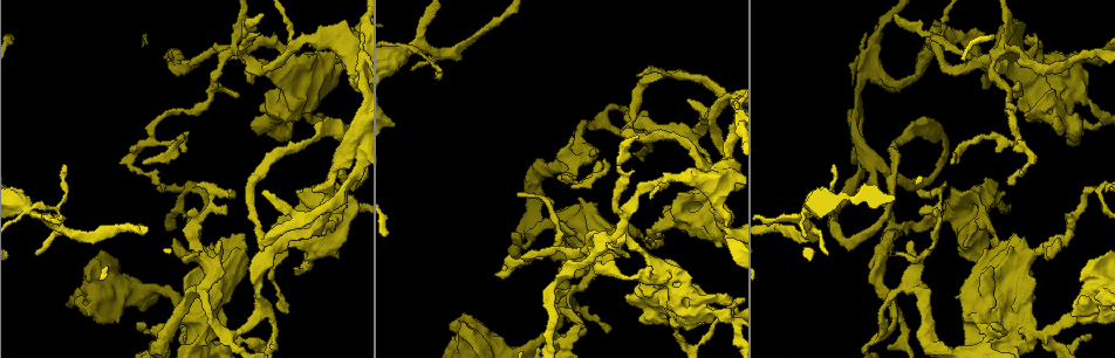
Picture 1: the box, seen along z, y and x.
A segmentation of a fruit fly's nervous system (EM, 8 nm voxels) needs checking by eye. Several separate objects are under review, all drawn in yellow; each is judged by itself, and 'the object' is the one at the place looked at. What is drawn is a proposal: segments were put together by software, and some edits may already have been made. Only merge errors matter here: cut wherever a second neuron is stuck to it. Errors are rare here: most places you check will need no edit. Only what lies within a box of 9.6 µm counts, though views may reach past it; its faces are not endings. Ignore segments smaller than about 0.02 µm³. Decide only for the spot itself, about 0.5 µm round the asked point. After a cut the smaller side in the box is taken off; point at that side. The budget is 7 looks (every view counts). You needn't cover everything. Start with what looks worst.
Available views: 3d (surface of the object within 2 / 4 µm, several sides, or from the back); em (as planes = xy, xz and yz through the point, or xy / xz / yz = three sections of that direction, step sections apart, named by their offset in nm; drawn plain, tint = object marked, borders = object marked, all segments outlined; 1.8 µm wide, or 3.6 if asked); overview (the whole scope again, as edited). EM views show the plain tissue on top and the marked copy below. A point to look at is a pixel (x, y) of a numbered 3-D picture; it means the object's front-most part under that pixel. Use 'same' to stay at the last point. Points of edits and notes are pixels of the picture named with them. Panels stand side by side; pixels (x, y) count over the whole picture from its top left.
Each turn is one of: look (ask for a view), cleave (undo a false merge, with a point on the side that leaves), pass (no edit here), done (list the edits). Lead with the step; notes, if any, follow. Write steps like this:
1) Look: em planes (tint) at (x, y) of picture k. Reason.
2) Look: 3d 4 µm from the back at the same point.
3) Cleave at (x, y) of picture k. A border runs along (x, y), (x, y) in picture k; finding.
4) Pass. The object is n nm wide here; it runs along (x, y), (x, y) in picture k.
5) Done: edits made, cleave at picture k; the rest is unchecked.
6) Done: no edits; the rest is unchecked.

Look: 3d 4 µm at (564, 288) of picture 1. Arms run side by side.

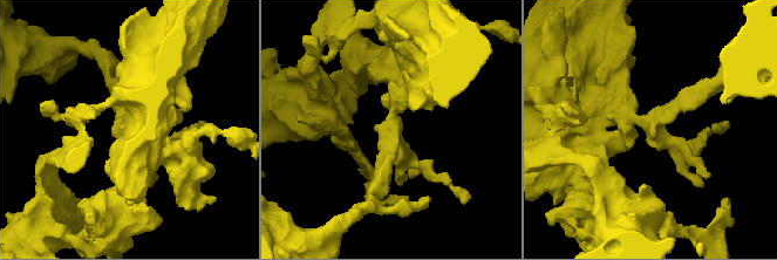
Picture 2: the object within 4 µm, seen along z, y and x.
Look: em xy step 8 (tint) at (391, 130) of picture 2. 4 arms meet here; now the EM.

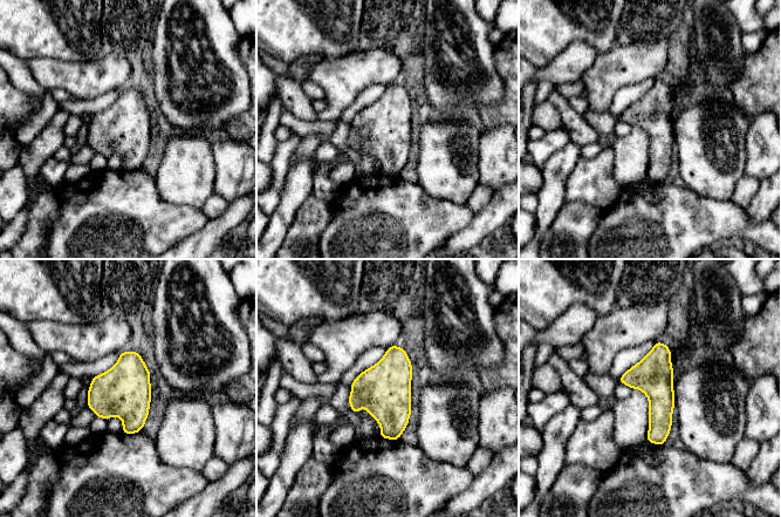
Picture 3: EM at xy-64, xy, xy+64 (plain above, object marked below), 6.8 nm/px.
Pass. The object is 260 nm wide here; it runs along (658, 345), (660, 441) in picture 3; one neuron here.

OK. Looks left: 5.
Look: em planes (tint) at (620, 232) of picture 1. Four or more arms meet.

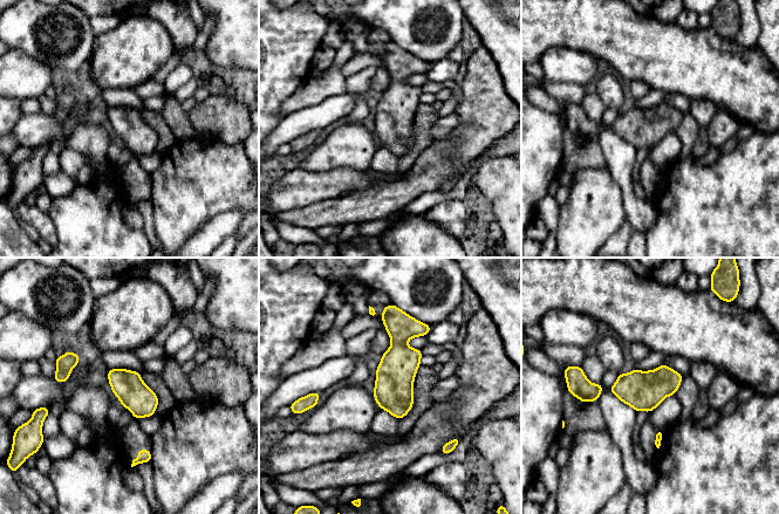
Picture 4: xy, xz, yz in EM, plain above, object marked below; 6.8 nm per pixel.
Pass. One neuron here.

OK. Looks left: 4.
Look: 3d 2 µm at (536, 226) of picture 1. Calibre changes.

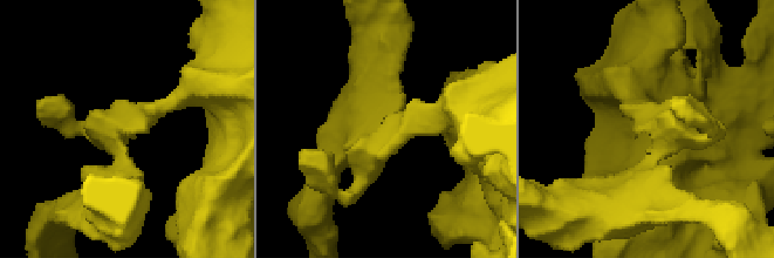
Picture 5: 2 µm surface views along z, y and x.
Look: em planes (tint) at (385, 129) of picture 5. Shape alone is not enough.

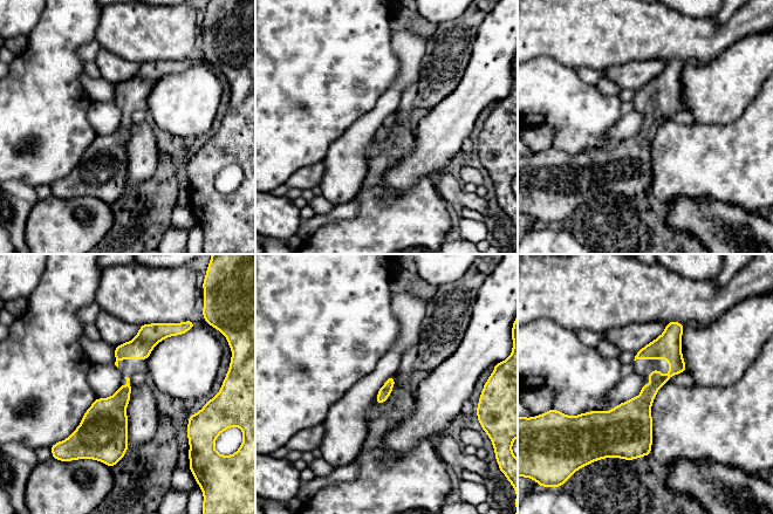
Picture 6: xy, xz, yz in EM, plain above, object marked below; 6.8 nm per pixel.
Pass. It runs along (677, 324), (674, 369), (636, 411), (636, 454) in picture 6; continuous, no second neuron.

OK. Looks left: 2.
Done: no edits; the rest is unchecked.

